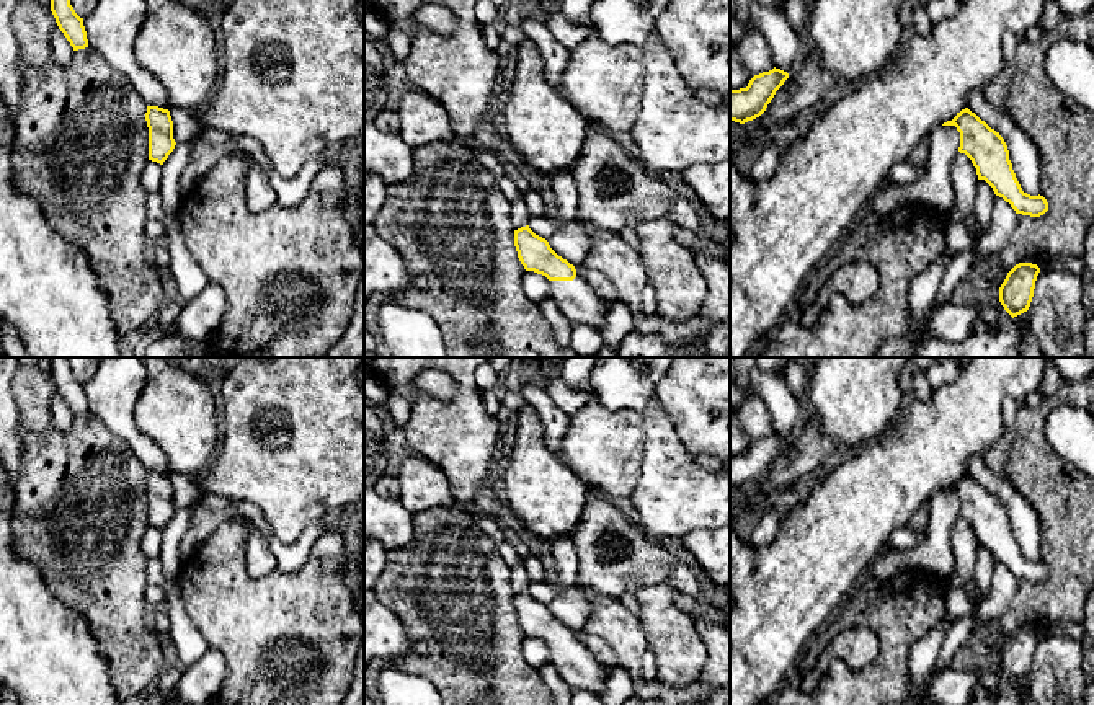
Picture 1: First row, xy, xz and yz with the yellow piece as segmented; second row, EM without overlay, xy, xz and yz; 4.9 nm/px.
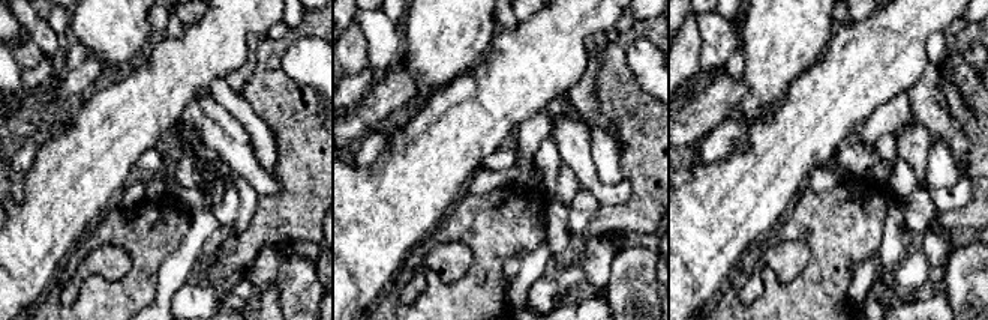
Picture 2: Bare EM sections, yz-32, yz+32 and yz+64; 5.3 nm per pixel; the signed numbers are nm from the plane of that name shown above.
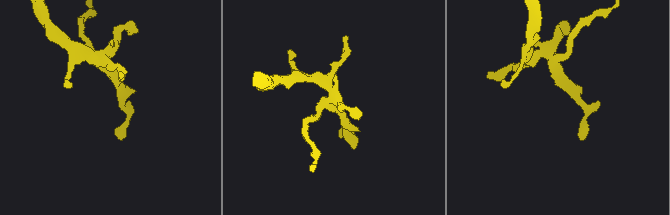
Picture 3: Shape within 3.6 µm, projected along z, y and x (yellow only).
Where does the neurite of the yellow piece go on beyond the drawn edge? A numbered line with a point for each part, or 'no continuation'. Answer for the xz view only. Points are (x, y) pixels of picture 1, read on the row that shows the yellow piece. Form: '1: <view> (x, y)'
1: xz (575, 299)

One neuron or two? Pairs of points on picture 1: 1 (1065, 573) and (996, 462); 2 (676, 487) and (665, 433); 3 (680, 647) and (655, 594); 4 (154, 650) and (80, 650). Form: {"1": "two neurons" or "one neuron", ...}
{"1": "two neurons", "2": "one neuron", "3": "one neuron", "4": "two neurons"}

